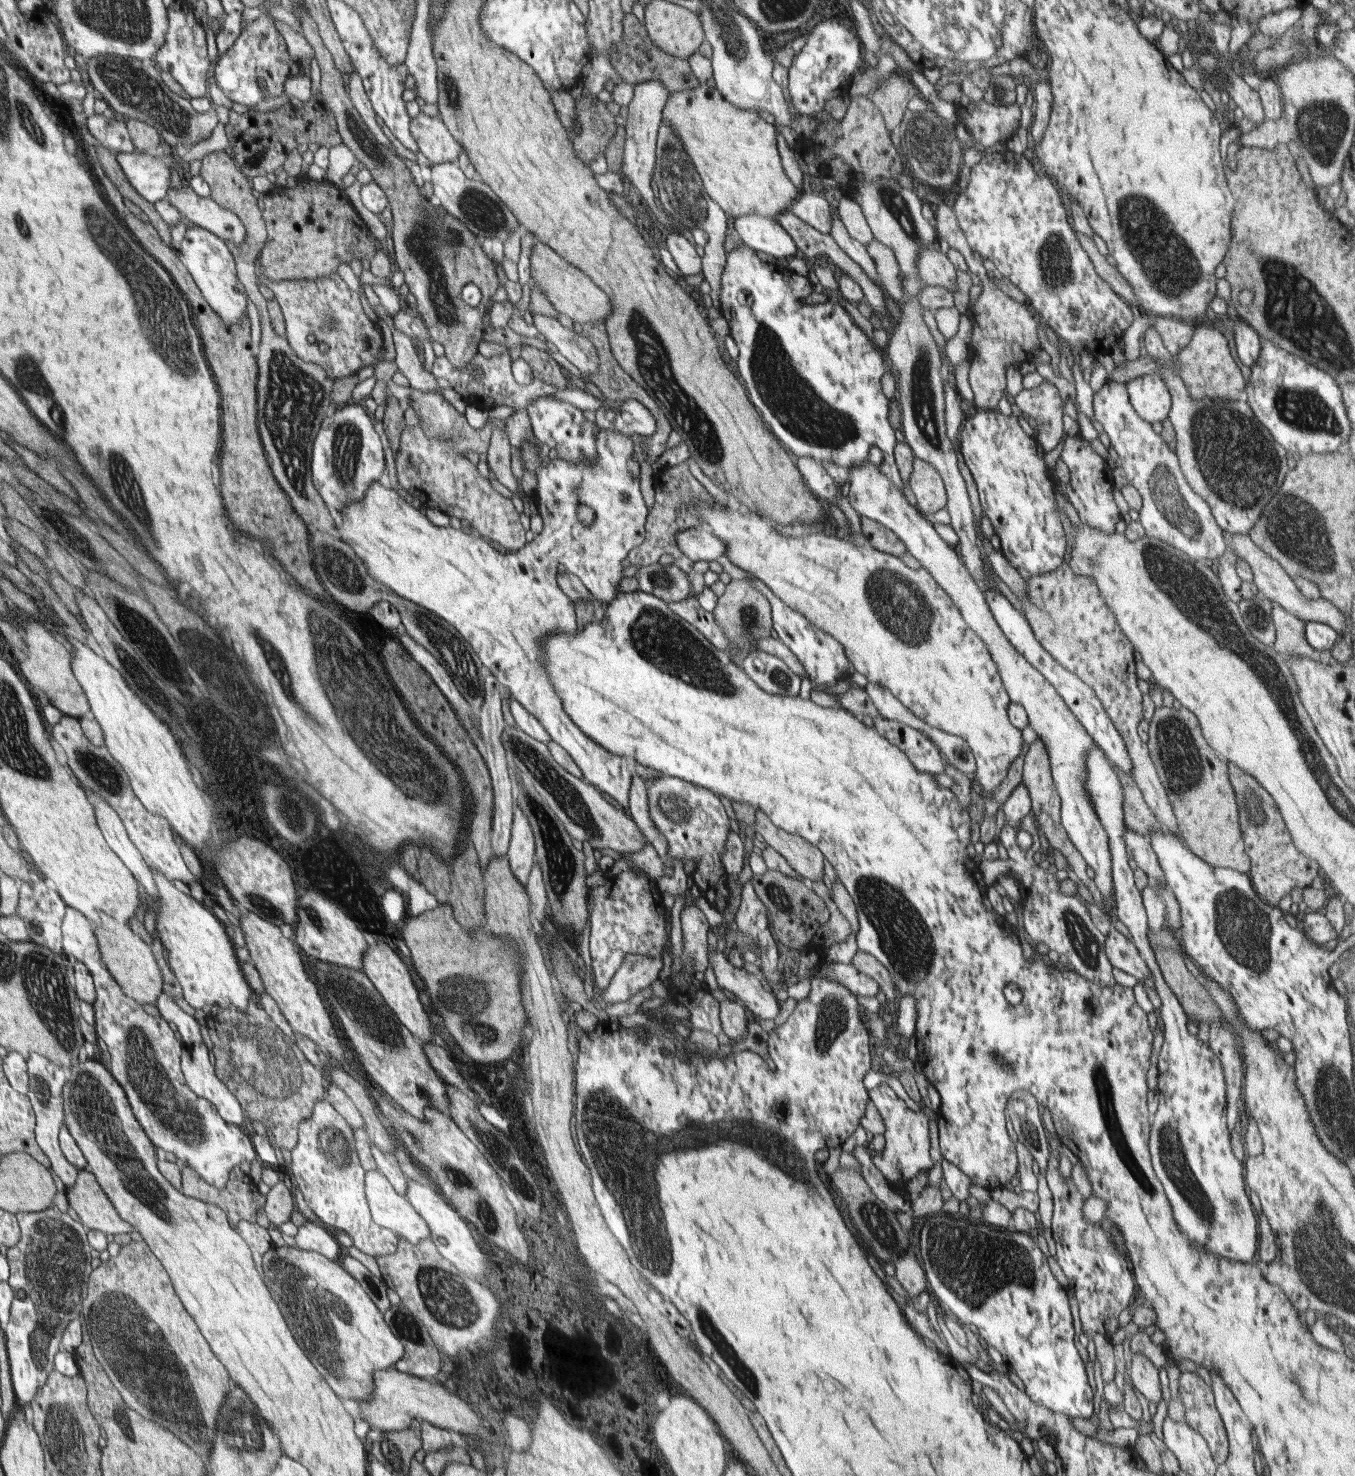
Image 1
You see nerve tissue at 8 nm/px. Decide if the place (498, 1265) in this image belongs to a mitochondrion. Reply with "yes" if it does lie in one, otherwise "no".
no

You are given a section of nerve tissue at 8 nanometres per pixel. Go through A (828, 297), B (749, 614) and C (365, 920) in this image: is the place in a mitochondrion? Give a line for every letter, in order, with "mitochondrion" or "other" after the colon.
A: other
B: mitochondrion
C: other

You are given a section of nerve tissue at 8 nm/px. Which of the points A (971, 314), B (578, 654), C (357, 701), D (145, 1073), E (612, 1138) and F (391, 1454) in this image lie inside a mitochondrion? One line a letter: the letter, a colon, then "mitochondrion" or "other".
A: other
B: other
C: mitochondrion
D: mitochondrion
E: mitochondrion
F: mitochondrion

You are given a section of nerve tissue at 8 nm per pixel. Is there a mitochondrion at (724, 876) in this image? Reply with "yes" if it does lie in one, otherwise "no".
no

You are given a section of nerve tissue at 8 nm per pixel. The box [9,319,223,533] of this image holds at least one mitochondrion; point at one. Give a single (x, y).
(32, 375)

